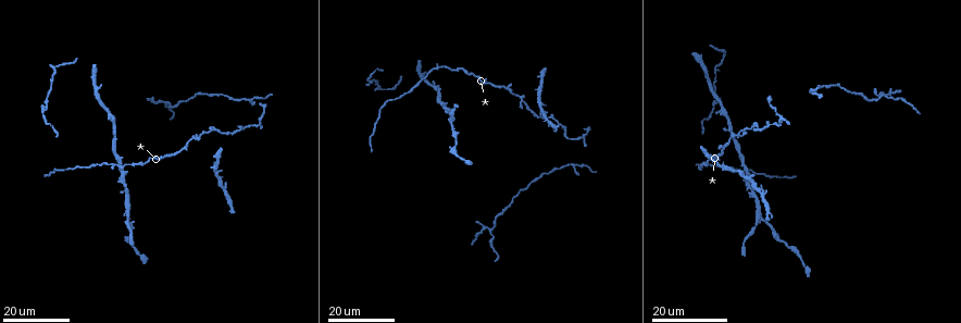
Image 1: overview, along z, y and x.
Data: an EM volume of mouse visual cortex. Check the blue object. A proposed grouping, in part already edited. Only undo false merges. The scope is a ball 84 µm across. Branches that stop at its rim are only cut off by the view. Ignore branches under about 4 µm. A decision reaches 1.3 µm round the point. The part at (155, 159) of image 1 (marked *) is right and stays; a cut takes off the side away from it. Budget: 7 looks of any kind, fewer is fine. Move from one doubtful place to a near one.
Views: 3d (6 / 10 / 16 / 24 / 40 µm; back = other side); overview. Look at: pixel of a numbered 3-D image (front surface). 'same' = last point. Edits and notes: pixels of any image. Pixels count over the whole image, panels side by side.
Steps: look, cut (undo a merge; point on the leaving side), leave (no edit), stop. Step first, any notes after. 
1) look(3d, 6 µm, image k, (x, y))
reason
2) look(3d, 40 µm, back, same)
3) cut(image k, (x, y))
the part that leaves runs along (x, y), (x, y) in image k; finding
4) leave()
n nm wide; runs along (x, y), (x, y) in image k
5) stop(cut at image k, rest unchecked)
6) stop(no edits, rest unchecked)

look(3d, 16 µm, image 1, (736, 134))
four-way junction

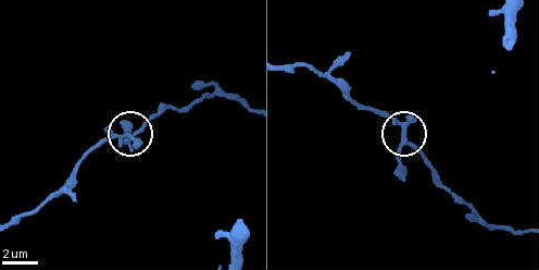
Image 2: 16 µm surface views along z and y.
look(3d, 6 µm, image 2, (130, 138))

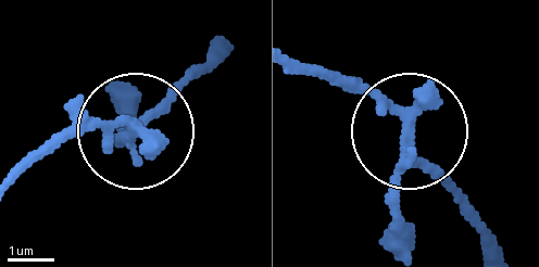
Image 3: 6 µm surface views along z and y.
leave()
280 nm wide; runs along (20, 173), (78, 134), (137, 126), (203, 72) in image 3; one cell here

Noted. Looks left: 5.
look(3d, 16 µm, image 1, (251, 98))
side arm on a straight run

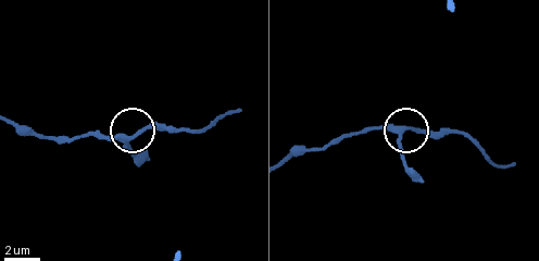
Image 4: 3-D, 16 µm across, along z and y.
look(3d, 6 µm, image 4, (401, 129))

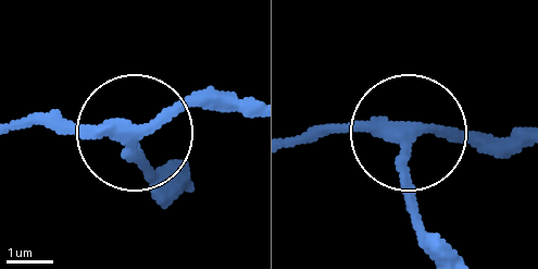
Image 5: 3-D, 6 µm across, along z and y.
leave()
side arm 8 µm; 3 arms; continuous, no second cell

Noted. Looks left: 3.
look(3d, 16 µm, image 1, (488, 228))
three-way junction

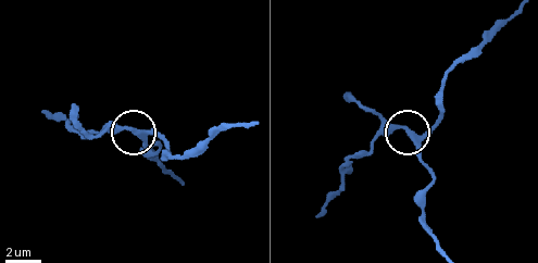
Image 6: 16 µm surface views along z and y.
look(3d, 10 µm, image 6, (141, 134))
zoom in

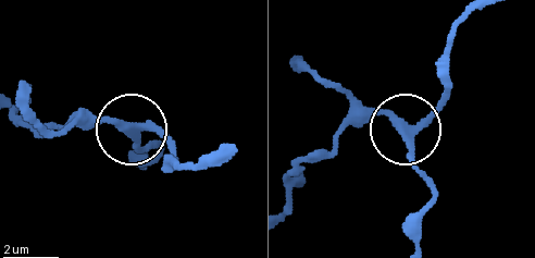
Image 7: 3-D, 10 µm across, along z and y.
leave()
3 arms; runs along (467, 15), (430, 113), (401, 127), (347, 113) in image 7; one cell here

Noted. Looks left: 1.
stop(no edits, rest unchecked)

